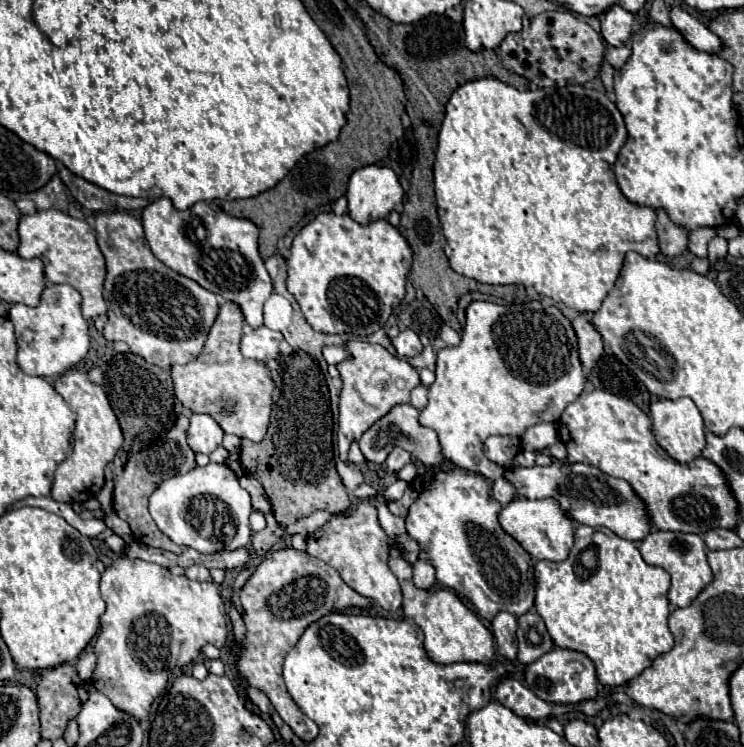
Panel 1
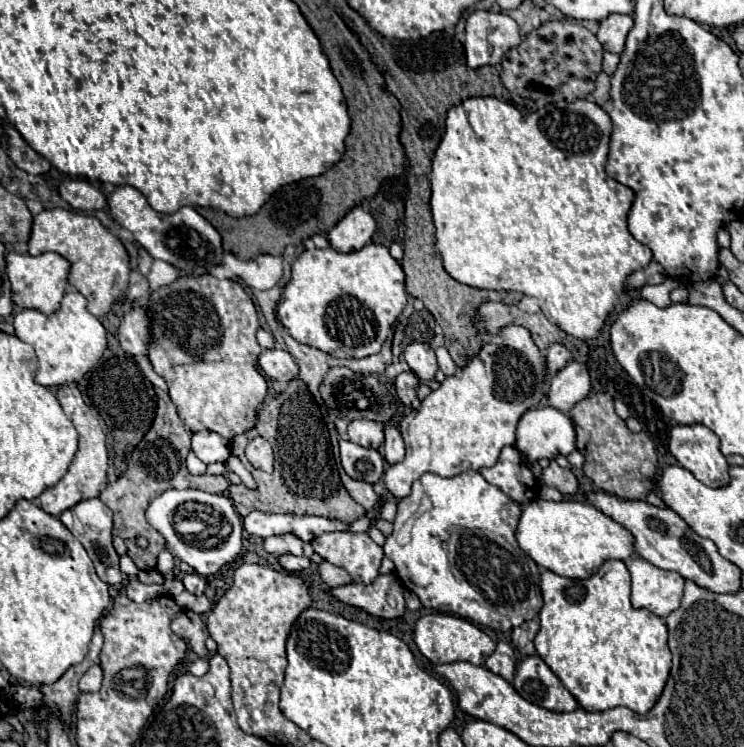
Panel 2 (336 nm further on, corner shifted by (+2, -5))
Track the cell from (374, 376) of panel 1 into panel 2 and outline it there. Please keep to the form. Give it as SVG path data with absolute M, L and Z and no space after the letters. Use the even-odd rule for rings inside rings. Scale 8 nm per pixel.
M354 419L348 425L348 437L352 443L378 449L384 441L384 423L372 419Z

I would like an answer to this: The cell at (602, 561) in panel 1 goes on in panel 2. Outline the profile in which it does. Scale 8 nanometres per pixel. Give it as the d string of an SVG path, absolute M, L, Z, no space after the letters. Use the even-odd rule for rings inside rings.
M610 559L590 579L566 579L552 571L544 571L540 587L544 607L540 611L540 631L534 645L542 661L560 677L580 707L586 711L606 711L622 705L636 713L648 713L666 685L672 667L672 653L666 643L666 621L648 609L632 607L630 573L626 563Z

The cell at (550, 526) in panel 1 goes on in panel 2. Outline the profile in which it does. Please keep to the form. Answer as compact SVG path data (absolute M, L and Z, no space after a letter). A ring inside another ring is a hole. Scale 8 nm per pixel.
M534 499L526 503L518 521L516 539L522 551L530 555L538 565L570 579L586 579L594 575L594 571L598 571L606 559L624 561L634 551L634 539L622 525L600 513L596 507L570 499L560 503Z

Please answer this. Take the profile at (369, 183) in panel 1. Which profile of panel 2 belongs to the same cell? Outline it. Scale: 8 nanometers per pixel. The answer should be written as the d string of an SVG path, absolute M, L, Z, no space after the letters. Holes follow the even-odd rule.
M356 205L328 231L328 239L336 251L348 253L368 245L374 231L376 231L376 221L372 213Z

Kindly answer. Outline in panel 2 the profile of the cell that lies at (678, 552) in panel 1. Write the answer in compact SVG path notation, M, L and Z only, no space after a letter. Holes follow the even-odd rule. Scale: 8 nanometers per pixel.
M636 557L628 571L632 575L632 605L646 607L658 617L670 615L680 605L684 577L676 571L664 571Z

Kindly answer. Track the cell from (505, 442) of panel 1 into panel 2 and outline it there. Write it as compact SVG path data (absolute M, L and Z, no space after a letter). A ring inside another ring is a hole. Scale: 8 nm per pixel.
M504 447L496 465L482 467L478 471L490 485L498 487L520 505L526 505L528 501L538 497L536 477L528 469L524 455L516 447Z

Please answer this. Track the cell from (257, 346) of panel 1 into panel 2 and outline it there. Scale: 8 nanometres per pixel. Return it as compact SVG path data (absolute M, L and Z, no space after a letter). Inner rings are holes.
M264 349L258 355L258 365L270 379L276 379L280 383L288 383L298 375L298 365L284 349Z

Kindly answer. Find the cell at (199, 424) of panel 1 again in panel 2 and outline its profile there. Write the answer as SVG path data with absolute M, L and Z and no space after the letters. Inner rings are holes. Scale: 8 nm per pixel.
M204 429L192 435L192 451L204 463L224 463L230 457L230 441L214 431Z

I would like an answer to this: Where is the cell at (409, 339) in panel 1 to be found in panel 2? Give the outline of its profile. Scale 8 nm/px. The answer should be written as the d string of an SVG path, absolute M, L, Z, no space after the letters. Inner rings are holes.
M410 343L404 349L404 359L410 365L412 373L416 373L420 379L426 379L426 381L434 379L438 371L438 363L436 363L434 349L428 343Z

